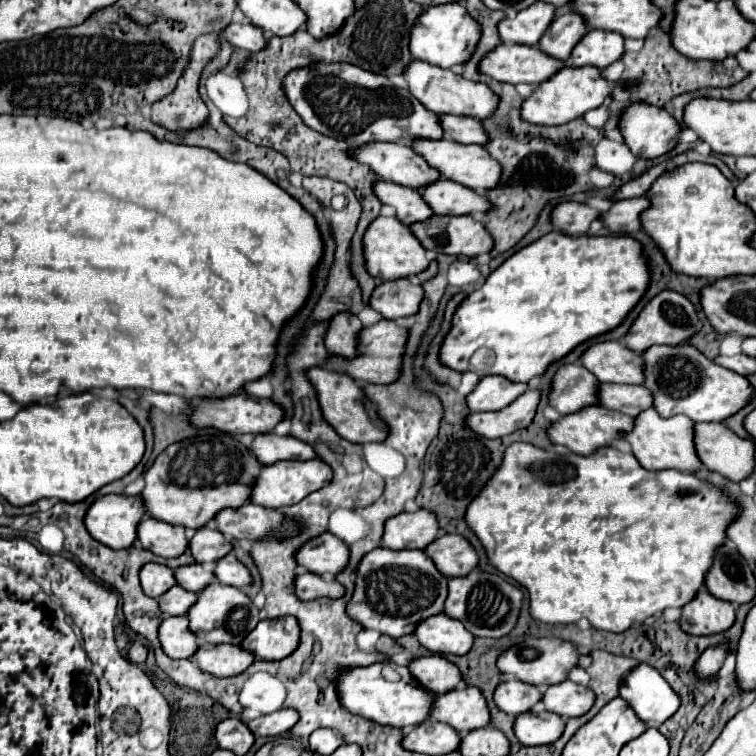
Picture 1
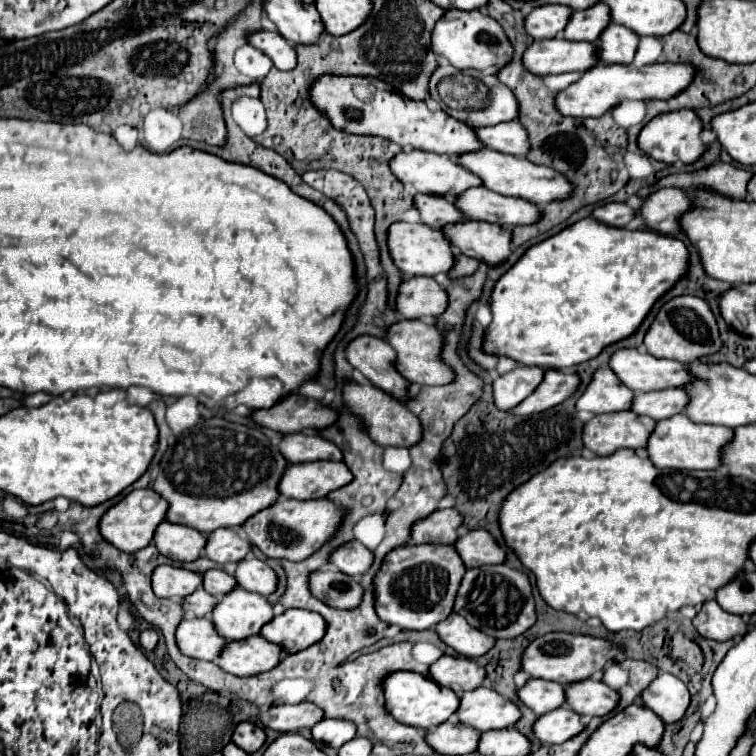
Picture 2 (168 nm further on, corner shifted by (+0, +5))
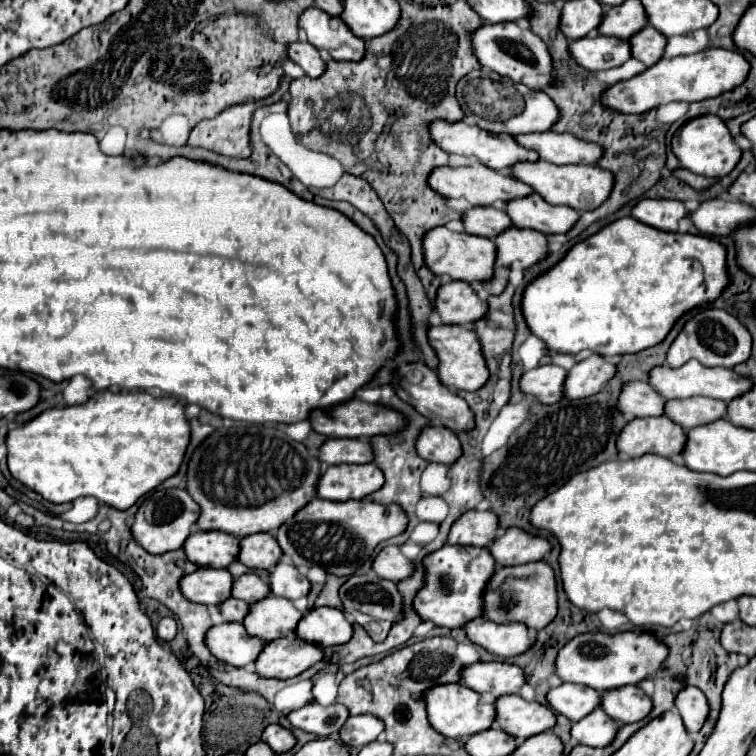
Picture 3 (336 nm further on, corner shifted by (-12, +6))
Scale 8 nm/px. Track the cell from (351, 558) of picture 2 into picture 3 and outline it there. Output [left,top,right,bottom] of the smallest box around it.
[372,546,412,582]

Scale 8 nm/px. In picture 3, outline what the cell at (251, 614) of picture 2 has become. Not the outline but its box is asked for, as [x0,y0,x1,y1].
[242,596,302,642]

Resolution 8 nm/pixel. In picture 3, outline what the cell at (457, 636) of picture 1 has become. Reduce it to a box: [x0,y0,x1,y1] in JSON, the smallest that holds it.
[464,616,534,658]

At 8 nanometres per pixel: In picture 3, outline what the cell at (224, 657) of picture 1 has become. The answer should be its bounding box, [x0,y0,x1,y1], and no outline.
[254,636,324,678]

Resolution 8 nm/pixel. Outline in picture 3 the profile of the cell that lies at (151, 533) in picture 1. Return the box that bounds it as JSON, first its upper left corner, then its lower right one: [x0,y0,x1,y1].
[182,532,238,568]

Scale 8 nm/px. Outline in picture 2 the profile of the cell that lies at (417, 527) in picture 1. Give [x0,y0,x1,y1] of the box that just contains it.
[412,509,464,543]

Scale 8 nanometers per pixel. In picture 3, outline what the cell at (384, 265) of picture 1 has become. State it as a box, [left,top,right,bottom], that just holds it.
[422,226,496,282]

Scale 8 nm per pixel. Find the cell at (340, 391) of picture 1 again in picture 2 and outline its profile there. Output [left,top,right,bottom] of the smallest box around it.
[344,383,422,449]

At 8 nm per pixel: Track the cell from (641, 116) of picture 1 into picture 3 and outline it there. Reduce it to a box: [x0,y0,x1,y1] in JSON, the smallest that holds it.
[670,114,742,178]

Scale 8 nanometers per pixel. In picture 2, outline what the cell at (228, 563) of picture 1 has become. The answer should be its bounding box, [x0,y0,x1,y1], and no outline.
[234,555,278,597]

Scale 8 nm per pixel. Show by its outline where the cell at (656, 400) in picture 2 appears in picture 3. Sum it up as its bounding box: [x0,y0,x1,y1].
[664,396,726,430]

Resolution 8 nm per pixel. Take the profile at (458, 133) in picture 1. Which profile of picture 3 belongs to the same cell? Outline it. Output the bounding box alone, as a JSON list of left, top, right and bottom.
[514,132,602,164]

